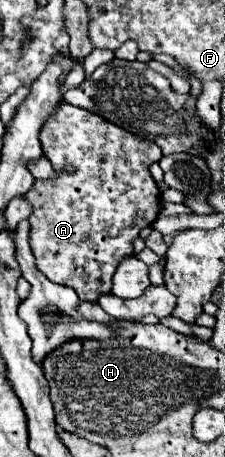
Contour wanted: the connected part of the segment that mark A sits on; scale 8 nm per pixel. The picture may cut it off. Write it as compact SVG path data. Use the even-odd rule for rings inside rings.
M64 104L46 120L46 126L40 130L40 142L44 156L52 162L56 178L36 180L34 190L26 194L34 212L28 218L32 232L30 244L36 256L36 268L52 282L70 286L78 292L82 302L98 304L102 294L110 294L112 276L122 262L122 258L134 256L132 240L138 232L152 224L160 210L160 190L150 176L150 164L162 158L162 150L154 142L138 142L130 132L122 130L116 124L106 122L94 112L80 110L76 106ZM66 164L76 166L74 174L66 174L62 168Z

